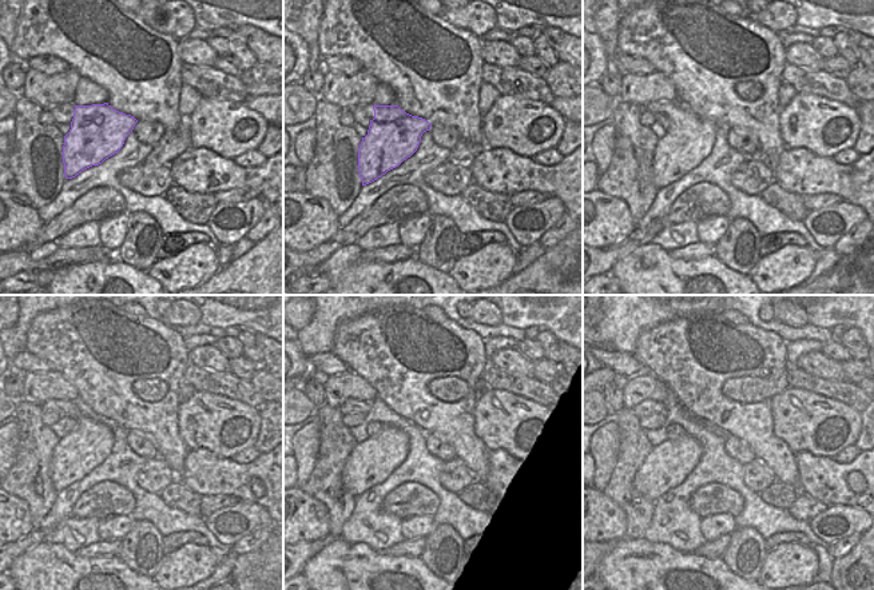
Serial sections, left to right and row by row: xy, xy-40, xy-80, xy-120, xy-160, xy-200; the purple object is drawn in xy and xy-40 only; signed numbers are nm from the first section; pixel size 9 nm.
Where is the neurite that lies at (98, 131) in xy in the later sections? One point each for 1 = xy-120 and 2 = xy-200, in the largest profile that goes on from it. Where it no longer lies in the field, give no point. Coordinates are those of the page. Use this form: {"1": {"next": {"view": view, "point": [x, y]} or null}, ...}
{"1": {"next": {"view": "xy-120", "point": [80, 451]}}, "2": {"next": {"view": "xy-200", "point": [668, 463]}}}

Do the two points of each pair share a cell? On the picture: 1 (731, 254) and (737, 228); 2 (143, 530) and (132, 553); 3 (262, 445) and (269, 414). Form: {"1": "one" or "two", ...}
{"1": "one", "2": "one", "3": "one"}

